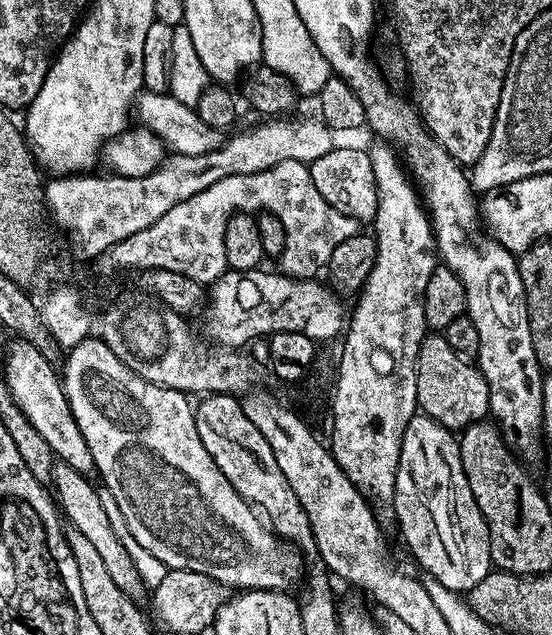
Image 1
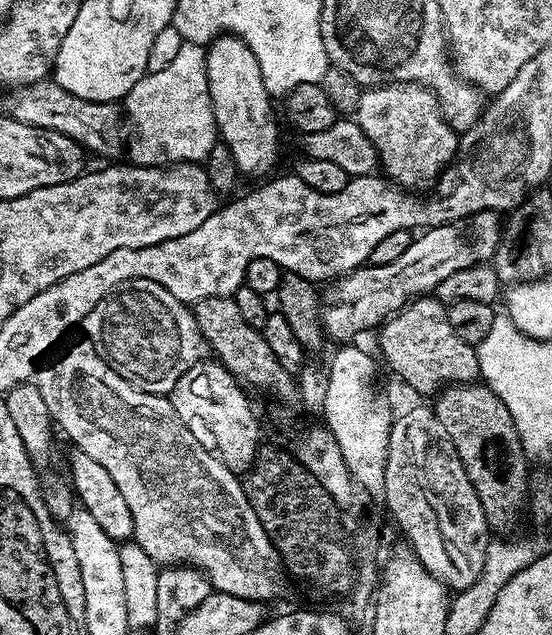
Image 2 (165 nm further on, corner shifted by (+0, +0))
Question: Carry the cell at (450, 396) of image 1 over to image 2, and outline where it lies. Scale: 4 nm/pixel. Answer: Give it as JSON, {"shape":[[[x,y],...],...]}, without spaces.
{"shape":[[[429,294],[420,297],[419,300],[411,300],[395,316],[389,316],[384,321],[378,335],[380,335],[380,352],[384,355],[385,362],[404,379],[406,387],[413,388],[420,396],[432,398],[451,385],[471,384],[480,380],[480,367],[475,347],[462,342],[462,338],[454,334],[448,321],[448,309],[436,299],[435,295]]]}

